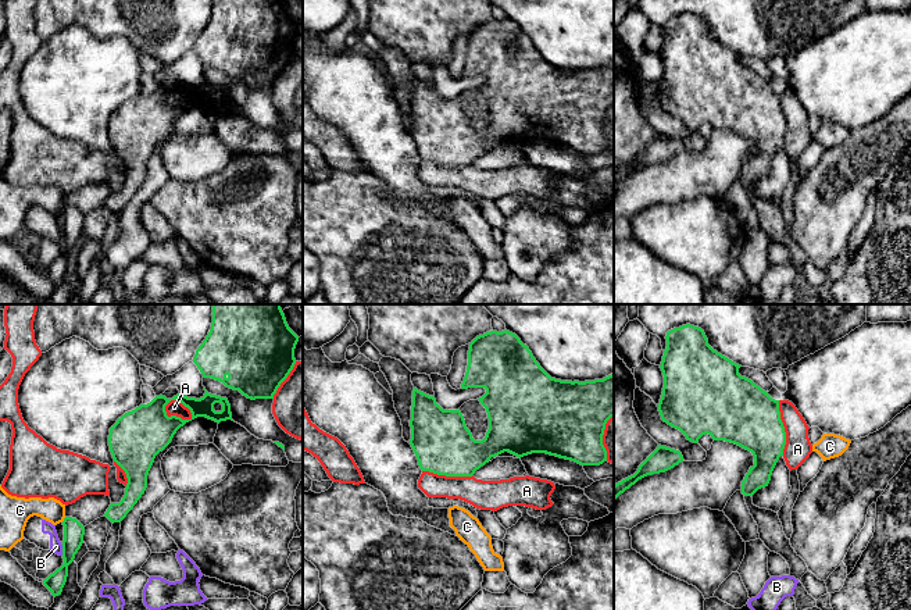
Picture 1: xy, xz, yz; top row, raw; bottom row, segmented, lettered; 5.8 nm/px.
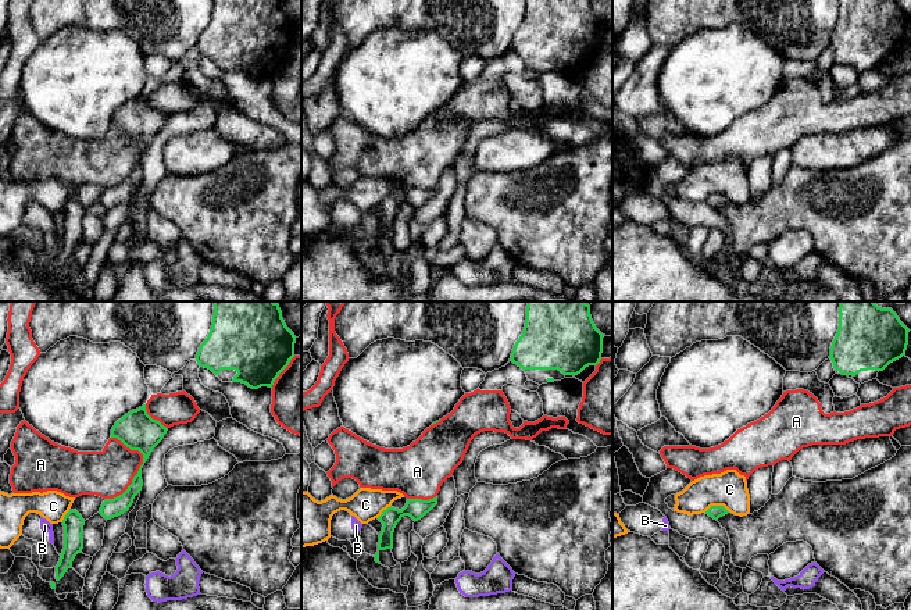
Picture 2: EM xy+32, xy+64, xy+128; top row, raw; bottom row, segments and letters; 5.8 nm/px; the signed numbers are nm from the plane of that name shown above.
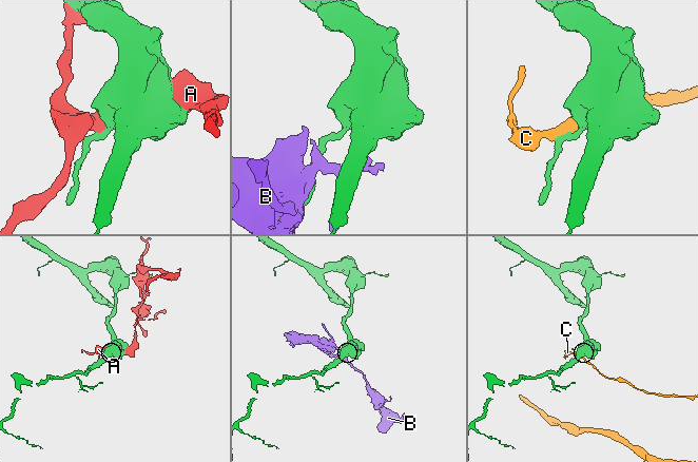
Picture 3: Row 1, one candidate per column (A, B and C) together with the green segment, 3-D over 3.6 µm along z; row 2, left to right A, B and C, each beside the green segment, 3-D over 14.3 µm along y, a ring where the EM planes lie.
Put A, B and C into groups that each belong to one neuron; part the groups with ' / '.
A / B / C

